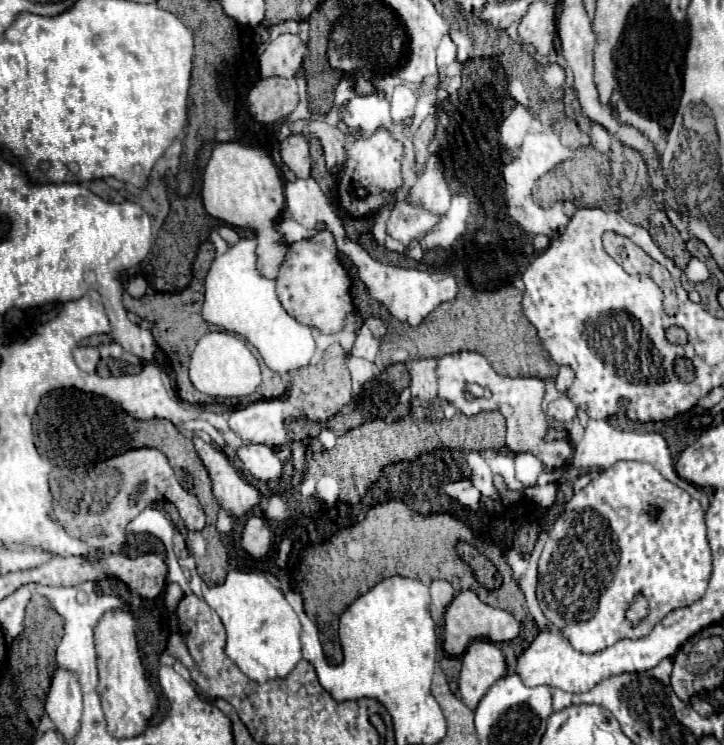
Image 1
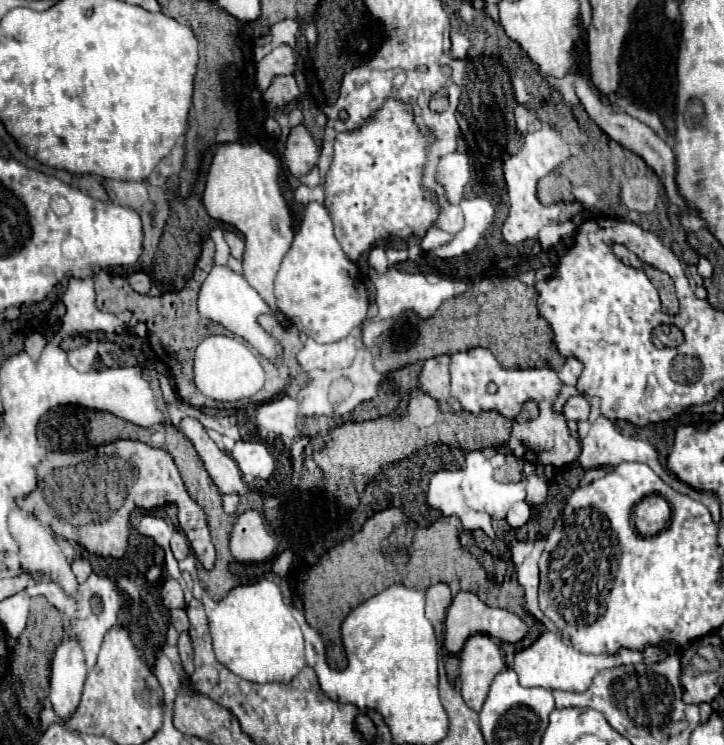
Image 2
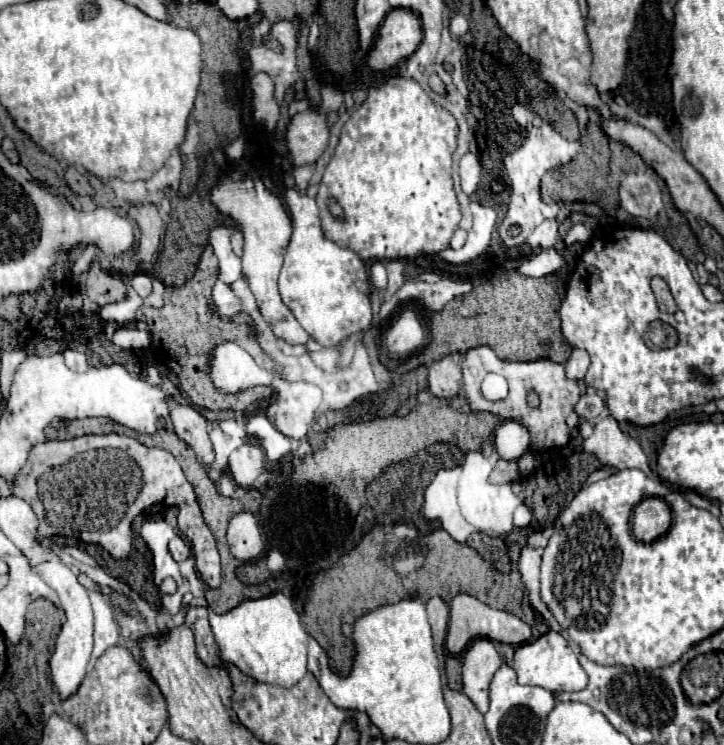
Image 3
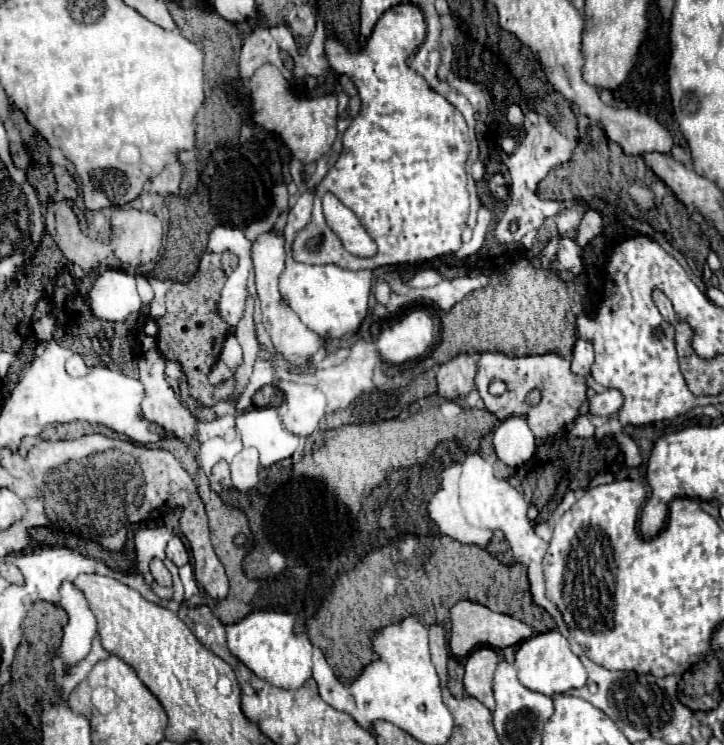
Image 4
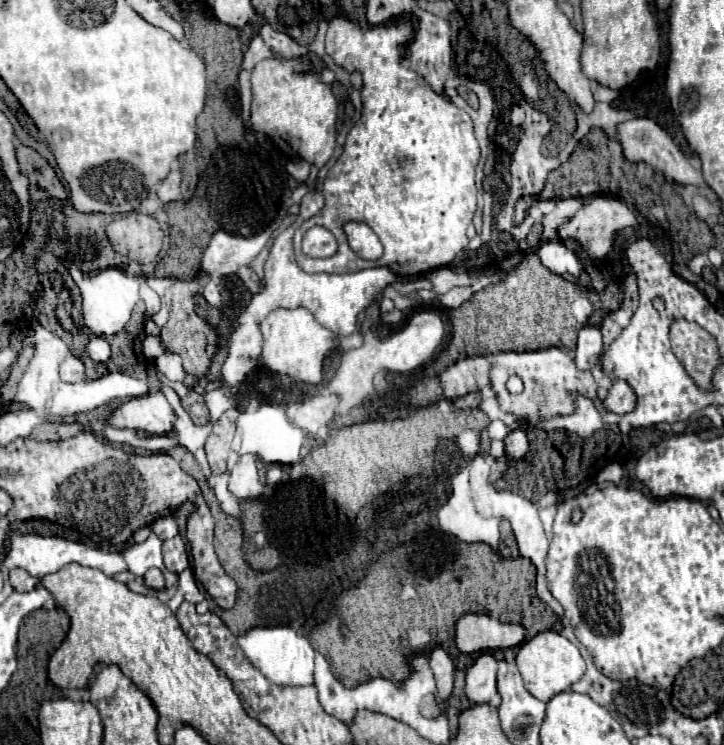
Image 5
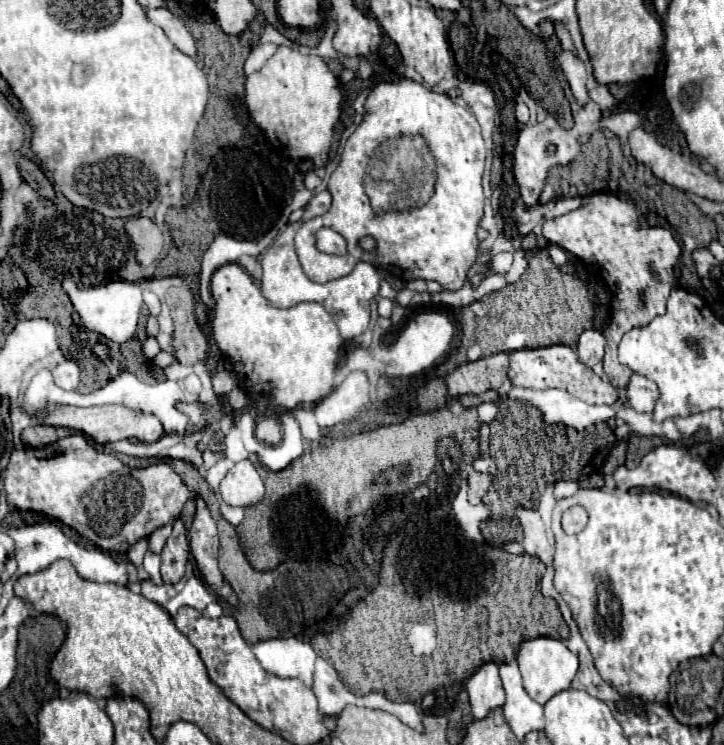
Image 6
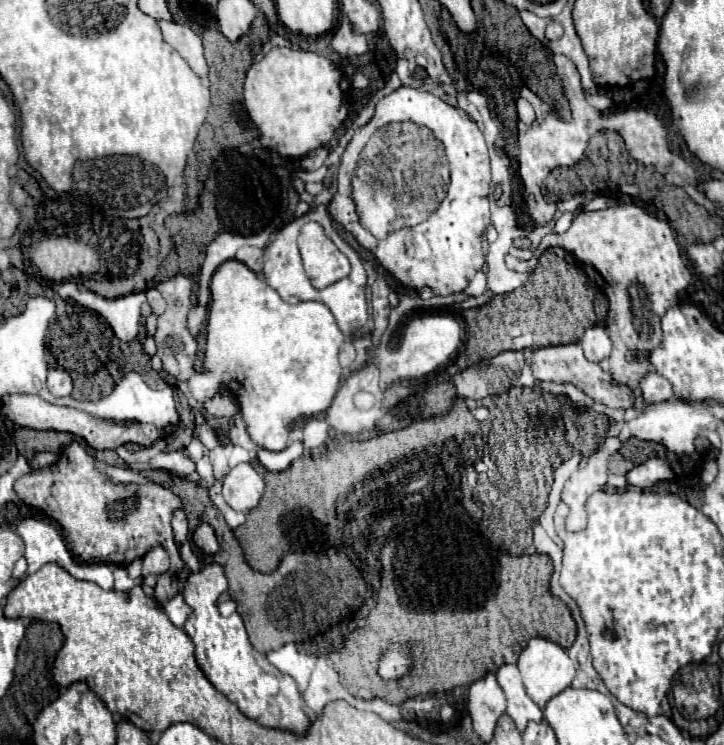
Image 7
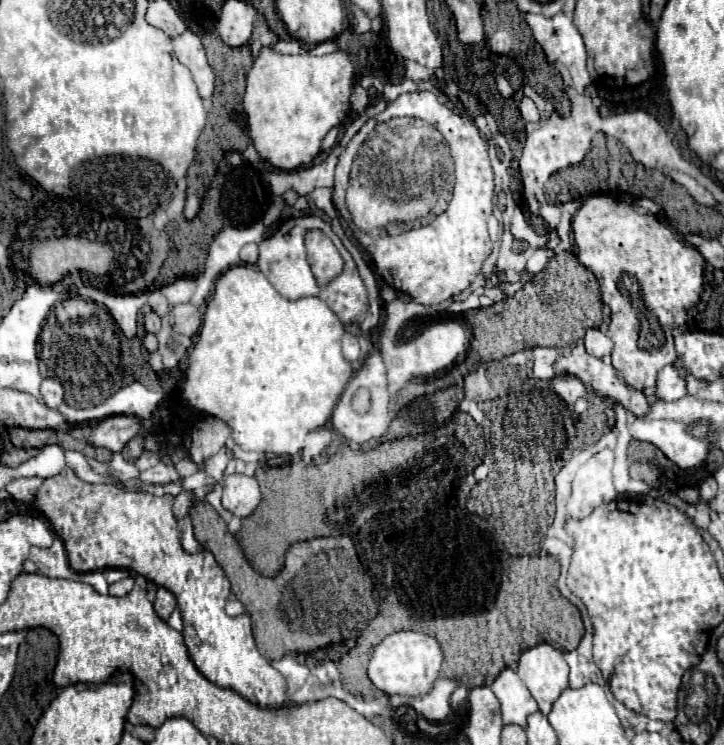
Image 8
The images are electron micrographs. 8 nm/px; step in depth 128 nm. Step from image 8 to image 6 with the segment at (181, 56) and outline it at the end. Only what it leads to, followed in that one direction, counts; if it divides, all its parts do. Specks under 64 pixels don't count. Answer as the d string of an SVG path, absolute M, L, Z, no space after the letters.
M158 8L158 10L148 10L148 18L160 26L164 30L164 34L168 36L168 40L186 56L196 60L196 40L192 38L192 34L186 30L184 22L178 20L174 14L170 14L166 8Z

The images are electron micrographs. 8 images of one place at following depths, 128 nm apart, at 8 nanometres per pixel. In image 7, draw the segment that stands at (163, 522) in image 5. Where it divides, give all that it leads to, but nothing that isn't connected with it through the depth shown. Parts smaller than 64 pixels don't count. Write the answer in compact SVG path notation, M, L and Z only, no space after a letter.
M154 548L142 560L141 578L151 574L160 575L166 572L166 568L168 568L168 554L164 552L164 548Z

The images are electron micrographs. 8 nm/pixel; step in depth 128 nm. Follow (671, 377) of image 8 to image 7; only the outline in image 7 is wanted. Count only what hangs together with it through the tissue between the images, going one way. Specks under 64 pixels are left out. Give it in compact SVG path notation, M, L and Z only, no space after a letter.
M650 372L642 382L640 382L640 388L642 388L642 396L648 404L658 404L658 402L666 402L674 396L674 388L672 384L656 374L656 372Z

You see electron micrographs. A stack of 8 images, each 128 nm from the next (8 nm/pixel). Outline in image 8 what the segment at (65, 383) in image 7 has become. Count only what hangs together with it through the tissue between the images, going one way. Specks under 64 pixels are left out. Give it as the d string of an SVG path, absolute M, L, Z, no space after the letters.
M46 378L42 380L42 398L44 398L44 404L52 410L56 410L60 404L62 404L62 398L64 398L64 388L62 388L62 382L58 378Z

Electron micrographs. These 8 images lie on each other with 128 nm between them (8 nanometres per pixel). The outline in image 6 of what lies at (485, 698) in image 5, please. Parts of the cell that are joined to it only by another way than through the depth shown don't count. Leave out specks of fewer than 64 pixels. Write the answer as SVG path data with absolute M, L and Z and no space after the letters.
M494 662L484 664L470 680L466 682L466 690L470 696L472 716L482 720L490 714L490 710L504 706L504 688L498 674L498 666Z

